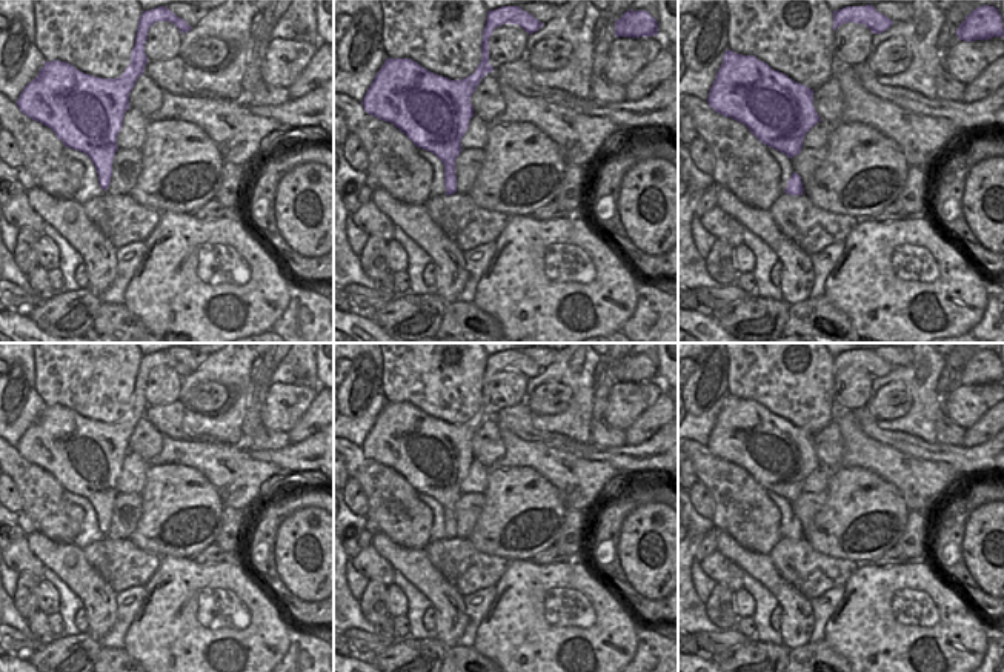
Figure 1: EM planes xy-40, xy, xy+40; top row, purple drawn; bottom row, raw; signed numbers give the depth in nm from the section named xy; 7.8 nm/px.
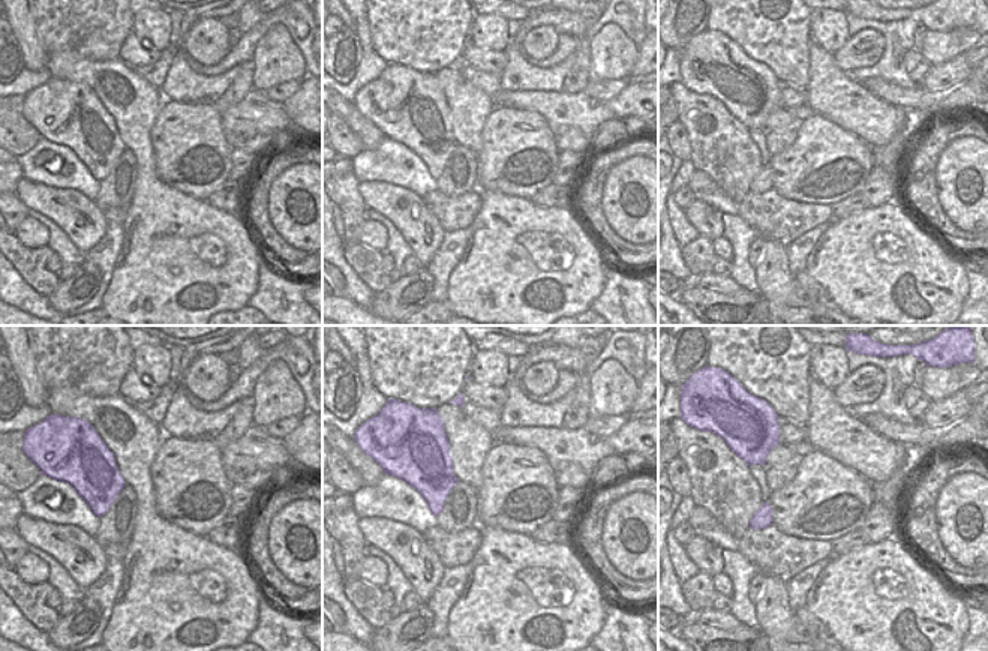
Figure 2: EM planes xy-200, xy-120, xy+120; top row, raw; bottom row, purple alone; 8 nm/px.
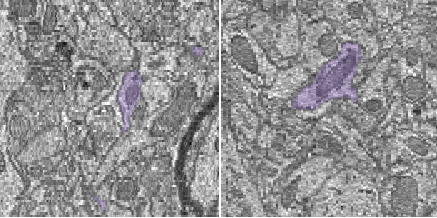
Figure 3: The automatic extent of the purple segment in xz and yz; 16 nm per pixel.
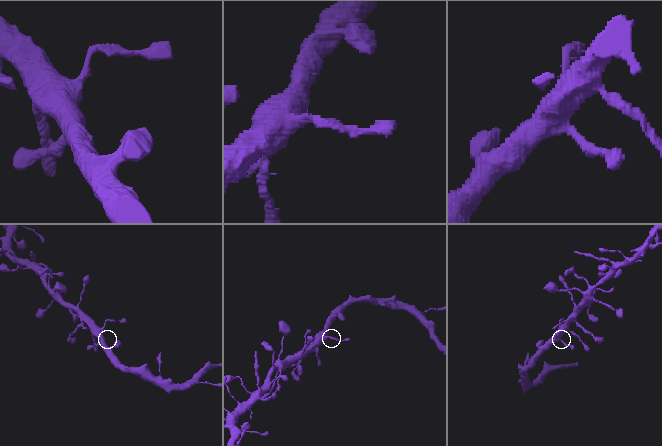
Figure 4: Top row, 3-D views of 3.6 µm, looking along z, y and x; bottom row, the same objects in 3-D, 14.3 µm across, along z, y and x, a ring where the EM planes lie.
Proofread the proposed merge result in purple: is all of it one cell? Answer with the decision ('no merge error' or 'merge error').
no merge error

